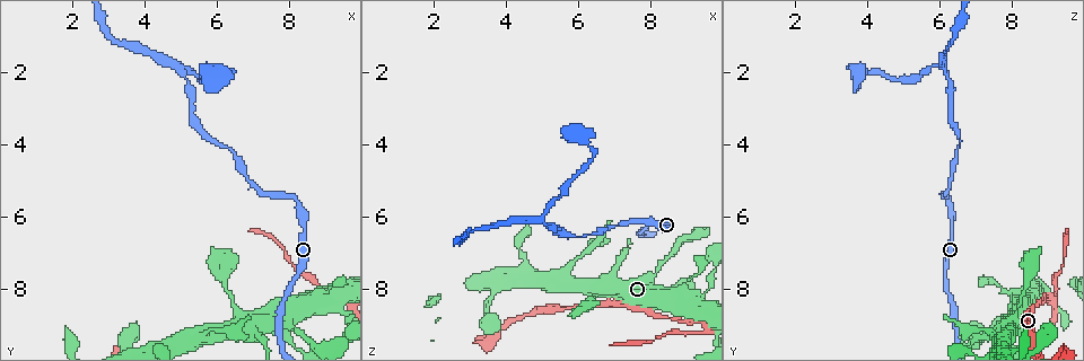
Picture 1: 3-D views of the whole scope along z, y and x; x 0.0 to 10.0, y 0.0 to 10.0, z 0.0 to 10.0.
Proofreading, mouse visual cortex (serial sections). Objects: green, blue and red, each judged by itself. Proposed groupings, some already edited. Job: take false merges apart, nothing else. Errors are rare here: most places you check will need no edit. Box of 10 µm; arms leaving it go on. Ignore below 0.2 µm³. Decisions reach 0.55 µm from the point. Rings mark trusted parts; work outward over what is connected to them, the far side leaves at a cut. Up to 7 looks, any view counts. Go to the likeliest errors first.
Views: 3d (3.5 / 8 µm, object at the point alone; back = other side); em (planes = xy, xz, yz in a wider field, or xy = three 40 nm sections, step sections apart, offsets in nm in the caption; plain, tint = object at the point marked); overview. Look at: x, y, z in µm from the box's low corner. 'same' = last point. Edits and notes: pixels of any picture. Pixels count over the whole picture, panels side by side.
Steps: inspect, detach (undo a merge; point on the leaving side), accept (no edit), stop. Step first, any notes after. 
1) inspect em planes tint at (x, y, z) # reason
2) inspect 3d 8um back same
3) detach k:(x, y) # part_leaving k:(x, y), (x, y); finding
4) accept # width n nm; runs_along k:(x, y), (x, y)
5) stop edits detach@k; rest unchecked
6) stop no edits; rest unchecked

inspect 3d 8um at (5.00, 1.95, 6.20) # three-way junction

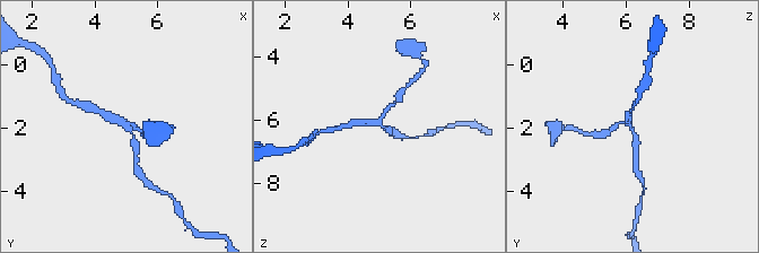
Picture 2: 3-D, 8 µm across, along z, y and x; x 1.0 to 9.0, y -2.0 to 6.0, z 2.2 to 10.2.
inspect em planes tint same # arms 3; arm_widths 150, 150, 200 nm

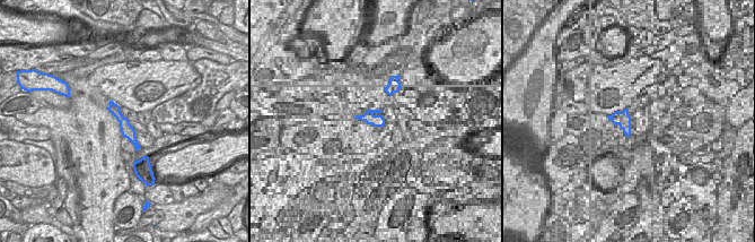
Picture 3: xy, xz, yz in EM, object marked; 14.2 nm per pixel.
accept # runs_along 2:(390, 129), (380, 120), (397, 102); one cell here

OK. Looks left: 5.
inspect 3d 8um at (9.35, 8.35, 8.95) # abrupt turn

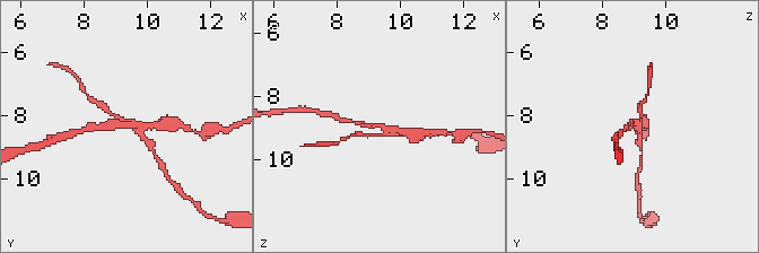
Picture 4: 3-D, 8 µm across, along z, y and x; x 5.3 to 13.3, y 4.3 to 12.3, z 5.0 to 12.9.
inspect 3d 3.5um same

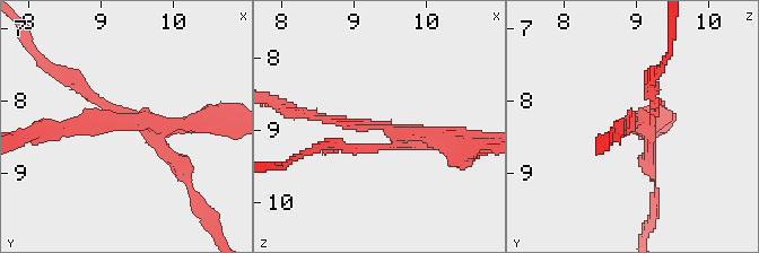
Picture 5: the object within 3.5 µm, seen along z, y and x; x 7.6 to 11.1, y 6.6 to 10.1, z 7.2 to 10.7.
inspect em xy step 3 tint at (9.40, 8.35, 8.95) # shape alone is not enough

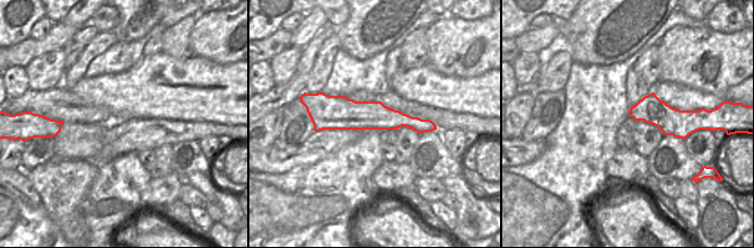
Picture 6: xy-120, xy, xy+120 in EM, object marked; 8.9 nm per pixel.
detach 5:(185, 174) # part_leaving 5:(392, 146), (319, 146), (295, 157); a second cell is stuck on

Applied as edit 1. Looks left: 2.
stop edits detach@5; rest unchecked

